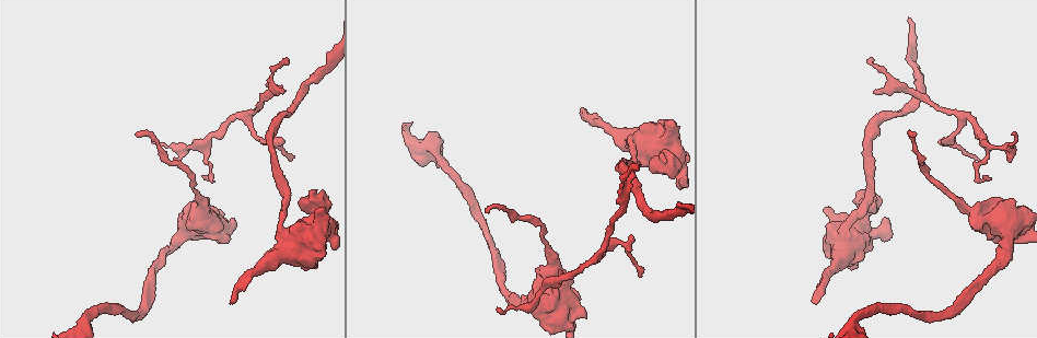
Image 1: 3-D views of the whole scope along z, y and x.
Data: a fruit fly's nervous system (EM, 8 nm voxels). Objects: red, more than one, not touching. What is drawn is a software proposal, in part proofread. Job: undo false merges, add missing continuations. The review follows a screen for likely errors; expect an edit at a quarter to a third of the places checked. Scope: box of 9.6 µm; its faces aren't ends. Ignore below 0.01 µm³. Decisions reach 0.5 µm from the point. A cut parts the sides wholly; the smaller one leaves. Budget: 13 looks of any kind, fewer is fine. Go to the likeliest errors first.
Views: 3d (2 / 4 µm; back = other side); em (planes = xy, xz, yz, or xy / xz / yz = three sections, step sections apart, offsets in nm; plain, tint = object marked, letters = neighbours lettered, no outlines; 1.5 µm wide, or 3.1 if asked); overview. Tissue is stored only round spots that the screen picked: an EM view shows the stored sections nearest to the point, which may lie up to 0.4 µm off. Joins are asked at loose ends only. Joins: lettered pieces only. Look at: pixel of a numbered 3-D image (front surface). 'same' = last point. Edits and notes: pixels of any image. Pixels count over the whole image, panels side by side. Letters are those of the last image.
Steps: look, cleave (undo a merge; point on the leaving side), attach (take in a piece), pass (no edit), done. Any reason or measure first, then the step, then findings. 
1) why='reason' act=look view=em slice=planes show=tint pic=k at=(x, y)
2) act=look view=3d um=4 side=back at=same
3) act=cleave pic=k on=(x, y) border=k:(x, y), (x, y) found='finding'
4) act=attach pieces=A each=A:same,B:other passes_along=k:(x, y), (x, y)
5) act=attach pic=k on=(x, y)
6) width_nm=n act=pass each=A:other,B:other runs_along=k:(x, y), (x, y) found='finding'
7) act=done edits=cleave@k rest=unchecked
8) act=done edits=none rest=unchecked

why='branch stops here' act=look view=3d um=4 pic=1 at=(580, 108)

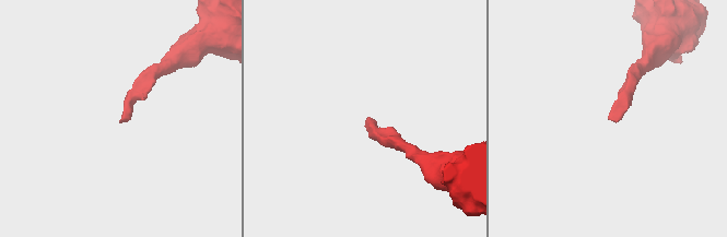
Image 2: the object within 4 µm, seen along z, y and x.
why='need the tissue' act=look view=em slice=planes show=plain pic=2 at=(611, 117)

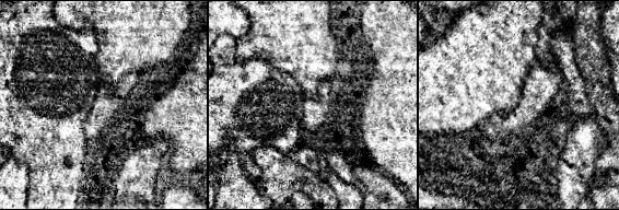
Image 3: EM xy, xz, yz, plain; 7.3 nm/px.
why='see the neighbours' act=look view=em slice=planes show=letters at=same

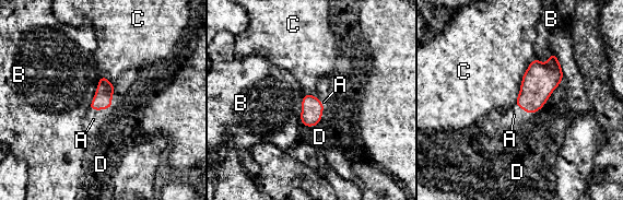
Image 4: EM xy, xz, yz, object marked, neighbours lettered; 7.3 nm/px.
width_nm=140 act=attach pieces=A each=A:same,B:other,C:other,D:other found='the cell continues'

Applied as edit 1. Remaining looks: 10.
why='branch stops here' act=look view=em slice=xz step=4 show=letters pic=1 at=(236, 222)

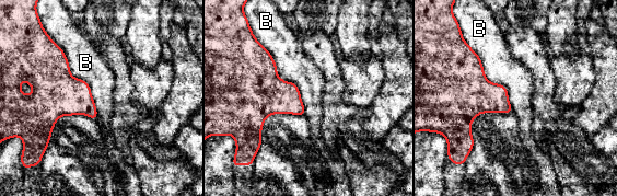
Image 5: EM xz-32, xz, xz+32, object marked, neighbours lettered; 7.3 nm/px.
act=pass each=B:other border=5:(51, 41), (91, 89), (97, 119) found='no lettered piece goes on from it'

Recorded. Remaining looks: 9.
why='narrows sharply' act=look view=3d um=2 pic=1 at=(516, 305)

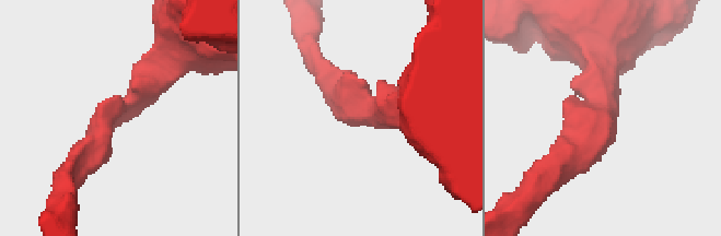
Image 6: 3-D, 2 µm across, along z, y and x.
arm_widths_nm=190,550 why='shape alone is not enough' act=look view=em slice=planes show=letters pic=6 at=(118, 107)

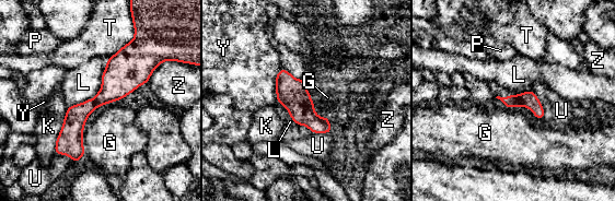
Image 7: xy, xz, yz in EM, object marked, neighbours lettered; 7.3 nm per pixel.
act=pass each=G:other,K:other,L:other,P:other,T:other,U:other,Y:other,Z:other border=7:(107, 59), (99, 92), (68, 107) found='all the same cell'

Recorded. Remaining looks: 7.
why='free end' act=look view=3d um=4 pic=1 at=(324, 210)

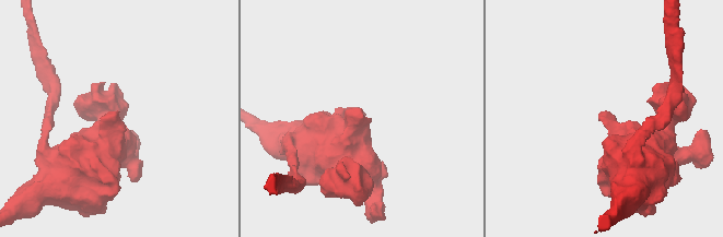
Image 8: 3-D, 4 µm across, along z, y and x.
why='shape alone is not enough' act=look view=em slice=planes show=letters pic=8 at=(604, 113)

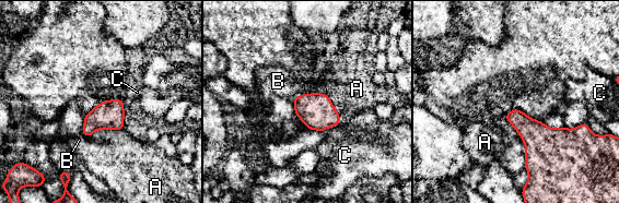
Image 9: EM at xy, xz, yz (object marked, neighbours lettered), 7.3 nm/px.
act=pass each=A:other,B:other,C:other border=9:(505, 119), (524, 144), (525, 168) found='no lettered piece goes on from it'

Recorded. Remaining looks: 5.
act=done edits=attach@4 rest=unchecked

